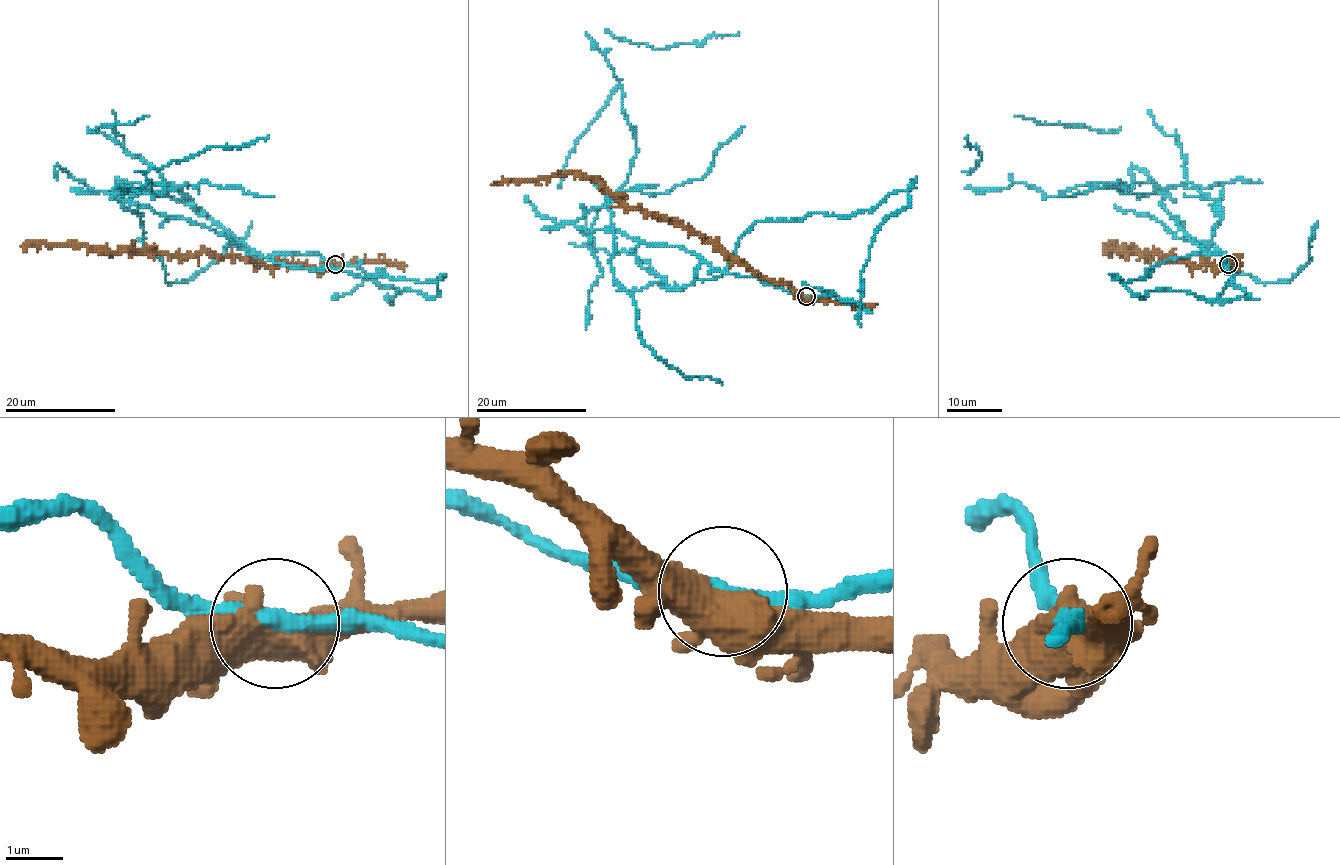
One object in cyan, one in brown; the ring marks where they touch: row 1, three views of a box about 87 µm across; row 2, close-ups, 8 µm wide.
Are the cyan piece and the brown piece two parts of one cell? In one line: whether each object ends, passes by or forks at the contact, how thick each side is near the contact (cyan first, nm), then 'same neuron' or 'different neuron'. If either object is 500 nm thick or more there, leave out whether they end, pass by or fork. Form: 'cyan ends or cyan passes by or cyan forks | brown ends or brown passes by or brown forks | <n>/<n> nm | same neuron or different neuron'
cyan passes by | brown forks | 240/480 nm | different neuron

